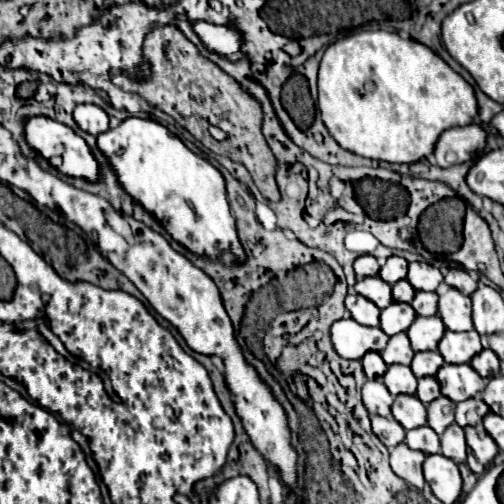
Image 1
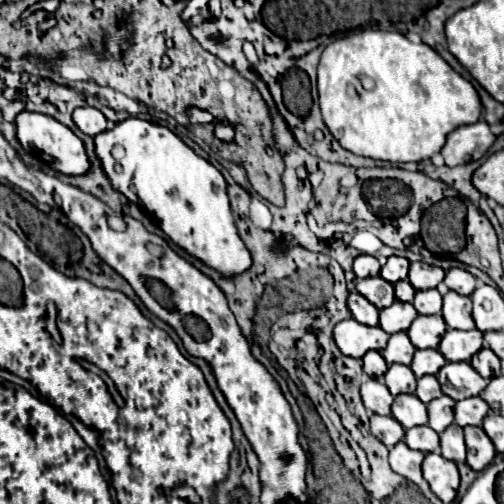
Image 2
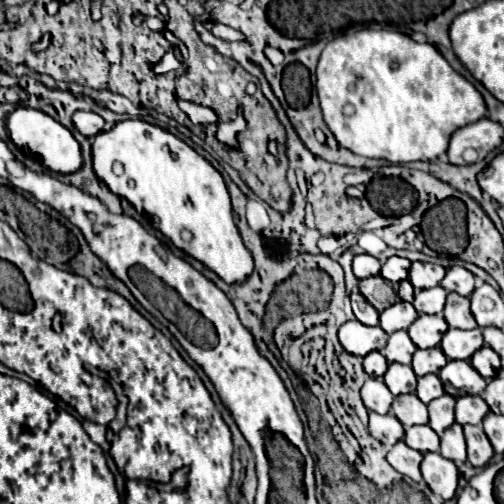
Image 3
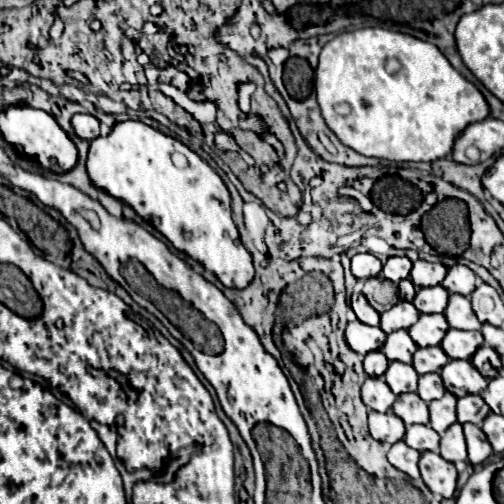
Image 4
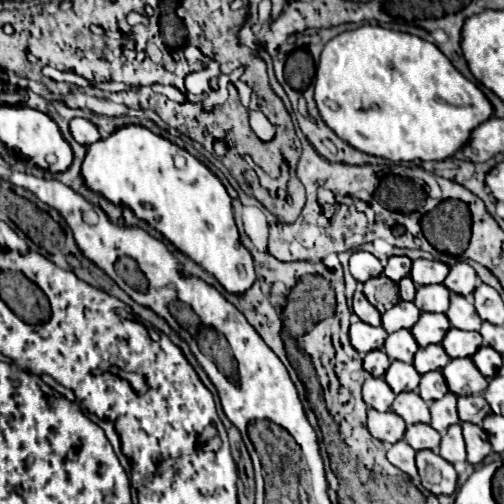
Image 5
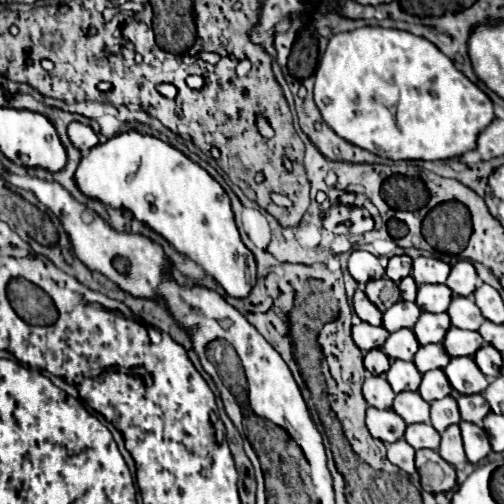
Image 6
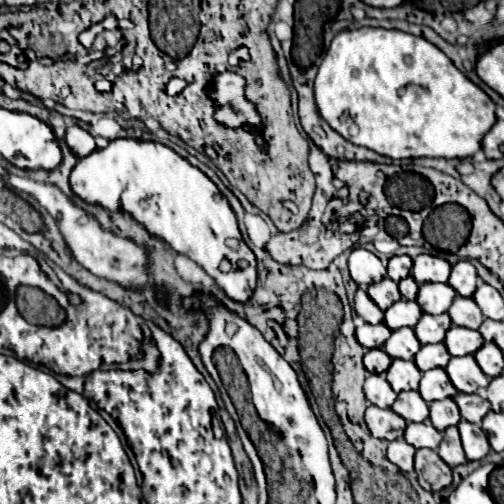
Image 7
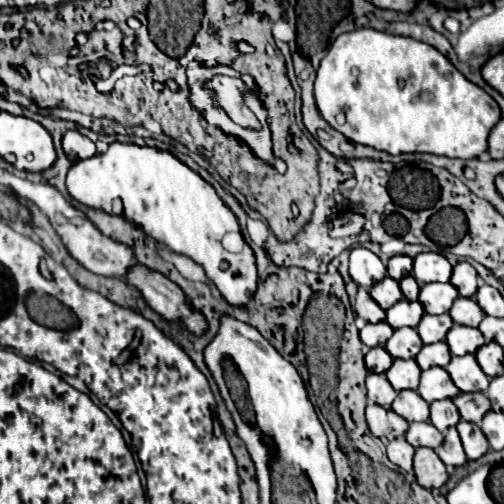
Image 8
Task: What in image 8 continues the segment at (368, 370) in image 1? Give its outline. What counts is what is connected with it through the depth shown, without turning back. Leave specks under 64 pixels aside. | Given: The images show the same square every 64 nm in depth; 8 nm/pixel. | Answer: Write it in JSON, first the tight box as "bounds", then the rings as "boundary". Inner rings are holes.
{"bounds":[366,348,392,374],"boundary":[[[372,348],[366,354],[366,368],[376,374],[384,374],[392,366],[392,356],[384,348]]]}

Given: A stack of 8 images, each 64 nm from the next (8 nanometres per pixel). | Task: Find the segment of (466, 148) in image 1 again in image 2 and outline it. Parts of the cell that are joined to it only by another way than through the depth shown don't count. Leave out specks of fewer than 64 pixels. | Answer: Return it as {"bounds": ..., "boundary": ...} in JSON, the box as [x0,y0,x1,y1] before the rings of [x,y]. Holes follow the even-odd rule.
{"bounds":[440,120,494,166],"boundary":[[[484,120],[476,124],[460,126],[446,136],[446,144],[442,146],[440,154],[446,166],[458,166],[470,156],[472,160],[480,160],[494,142],[494,134],[490,132]]]}

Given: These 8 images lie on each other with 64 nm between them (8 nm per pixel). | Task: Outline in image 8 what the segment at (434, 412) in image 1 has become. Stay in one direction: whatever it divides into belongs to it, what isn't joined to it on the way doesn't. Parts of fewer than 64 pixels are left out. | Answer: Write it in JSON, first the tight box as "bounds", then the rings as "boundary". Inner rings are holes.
{"bounds":[430,398,460,432],"boundary":[[[450,398],[446,400],[436,400],[430,404],[430,422],[440,430],[446,432],[446,428],[456,426],[460,422],[460,412],[454,406]]]}

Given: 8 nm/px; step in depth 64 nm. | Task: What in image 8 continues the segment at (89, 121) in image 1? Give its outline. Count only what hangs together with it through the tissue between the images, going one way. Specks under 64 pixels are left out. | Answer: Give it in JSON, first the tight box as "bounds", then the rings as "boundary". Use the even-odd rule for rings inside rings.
{"bounds":[62,130,96,162],"boundary":[[[68,130],[62,138],[62,146],[64,146],[64,152],[66,156],[72,160],[72,162],[78,162],[78,160],[84,160],[84,158],[90,158],[96,154],[96,146],[94,142],[80,134],[78,130]]]}

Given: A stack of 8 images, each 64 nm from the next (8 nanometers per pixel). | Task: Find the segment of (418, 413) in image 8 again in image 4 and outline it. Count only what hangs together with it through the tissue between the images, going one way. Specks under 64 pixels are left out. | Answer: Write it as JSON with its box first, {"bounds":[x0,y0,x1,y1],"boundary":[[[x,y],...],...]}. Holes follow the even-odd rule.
{"bounds":[392,394,428,426],"boundary":[[[400,394],[392,404],[392,410],[406,426],[428,424],[428,404],[418,394]]]}

